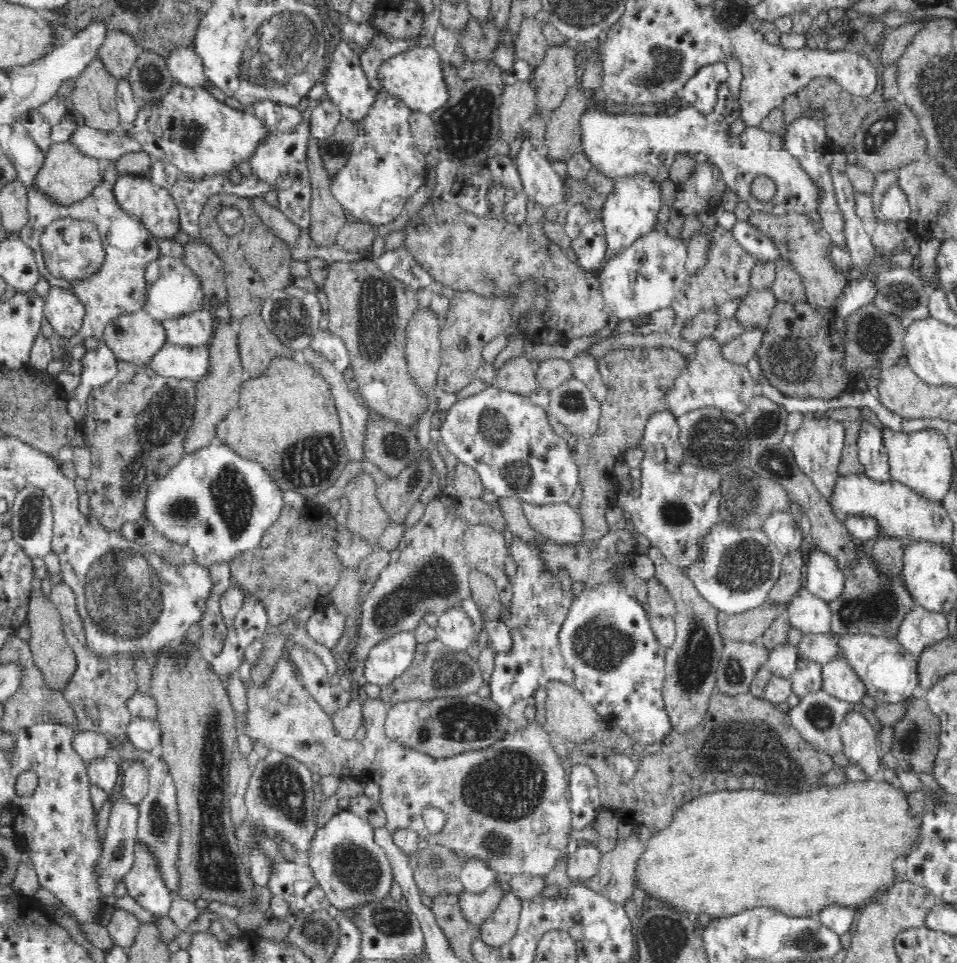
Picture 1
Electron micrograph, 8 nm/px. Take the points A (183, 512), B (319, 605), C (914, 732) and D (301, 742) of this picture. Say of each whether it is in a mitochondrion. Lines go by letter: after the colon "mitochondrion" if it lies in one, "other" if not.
A: mitochondrion
B: other
C: mitochondrion
D: mitochondrion

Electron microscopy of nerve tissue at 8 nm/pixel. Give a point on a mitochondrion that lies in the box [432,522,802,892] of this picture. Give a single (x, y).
(511, 785)

